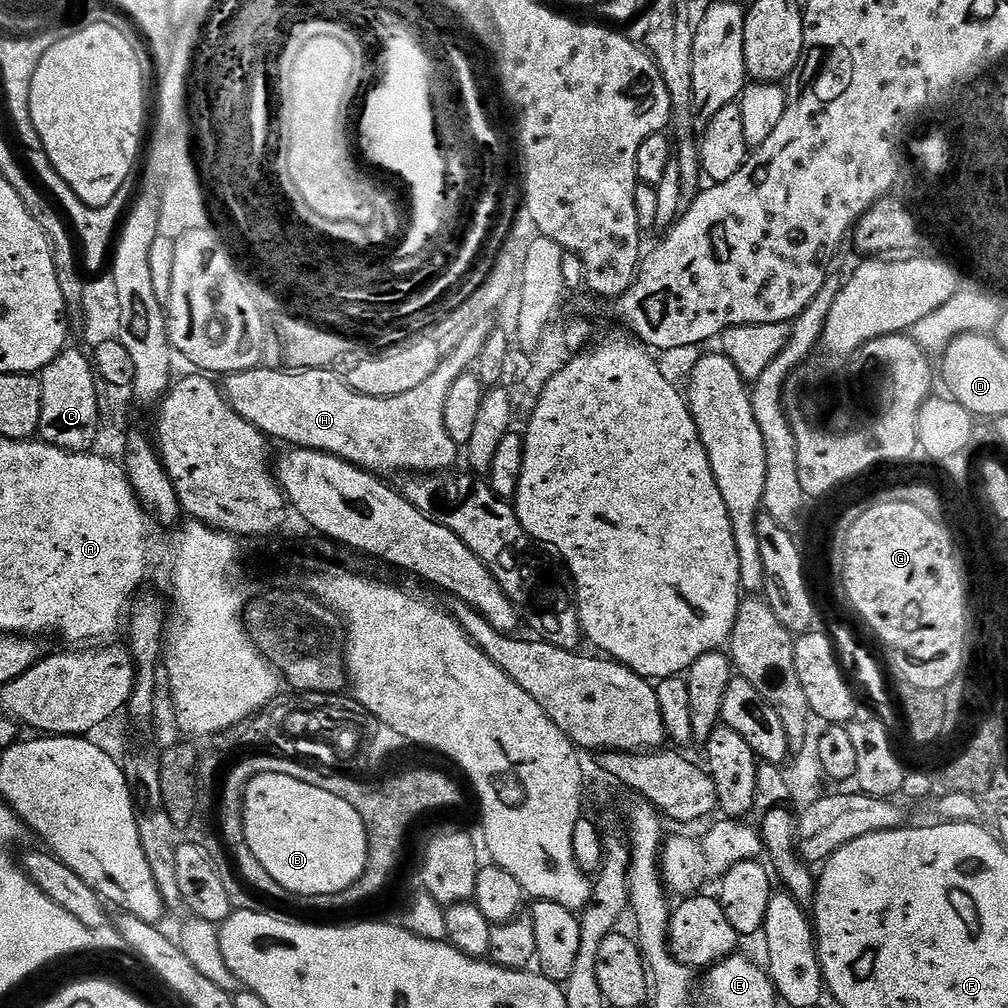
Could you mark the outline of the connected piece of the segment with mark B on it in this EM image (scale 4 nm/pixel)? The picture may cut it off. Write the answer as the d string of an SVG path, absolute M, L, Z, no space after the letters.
M264 772L255 776L244 788L242 797L244 813L244 833L250 850L254 850L254 858L266 866L266 874L284 888L285 893L293 892L296 896L333 896L353 888L368 869L368 835L366 826L350 806L350 802L342 802L338 794L330 794L330 790L318 790L318 786L310 786L310 782L298 782L298 778L290 778L286 774L270 774Z

